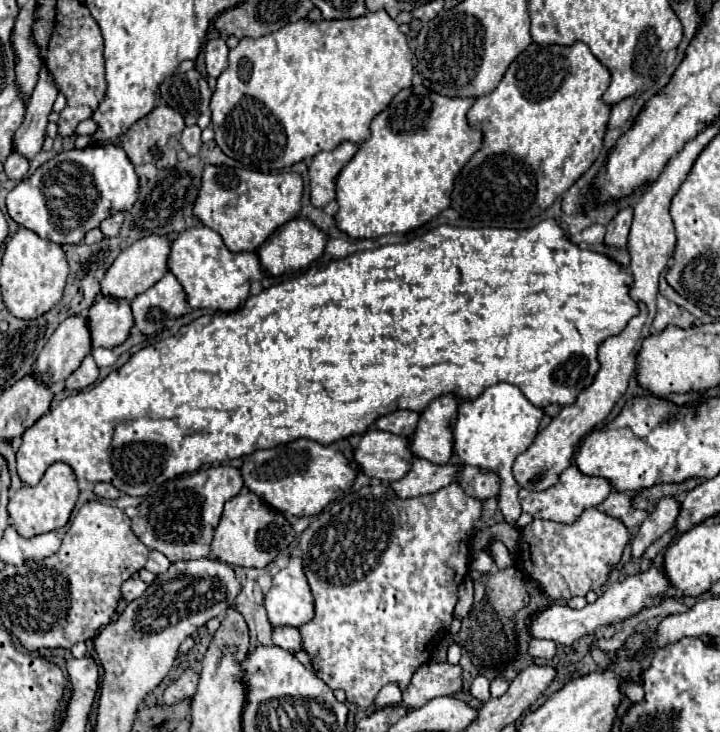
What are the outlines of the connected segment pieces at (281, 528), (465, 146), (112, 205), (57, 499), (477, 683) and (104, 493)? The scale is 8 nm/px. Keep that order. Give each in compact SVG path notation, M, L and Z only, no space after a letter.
M243 490L235 498L225 504L223 518L215 530L211 550L217 560L231 564L231 566L245 566L245 568L265 568L275 556L289 548L295 542L295 530L287 522L287 518L265 504L255 492Z
M425 86L401 90L391 104L373 118L371 138L359 144L357 154L341 170L337 178L339 212L335 216L339 230L351 238L379 238L391 232L409 232L435 218L441 210L449 208L451 192L457 174L469 158L481 148L483 134L467 122L467 110L473 98L441 96Z
M93 144L83 150L59 152L49 162L39 166L29 178L21 180L7 196L9 216L23 228L33 230L41 238L47 238L55 244L79 244L83 236L97 228L105 218L115 212L127 212L137 202L139 192L139 176L135 166L127 158L125 150L115 144Z
M55 462L47 468L45 476L41 478L41 482L37 486L21 486L13 494L13 498L9 500L7 512L11 516L13 528L23 538L33 538L33 536L39 536L43 532L63 528L69 522L69 516L71 516L71 510L75 508L77 496L79 496L77 480L75 480L71 466L67 466L63 462Z
M477 674L473 684L471 684L471 696L477 698L479 702L487 702L491 696L489 696L489 680L483 676L483 674Z
M101 482L101 484L95 484L93 492L95 492L99 498L119 498L119 496L121 496L121 492L119 492L115 486L111 486L111 484L105 484L105 482Z

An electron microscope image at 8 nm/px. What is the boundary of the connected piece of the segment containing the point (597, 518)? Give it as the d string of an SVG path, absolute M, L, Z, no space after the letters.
M587 508L573 524L551 520L533 520L527 524L521 532L515 564L529 578L537 580L551 600L569 600L571 596L585 596L589 590L601 588L609 572L619 564L627 542L629 532L621 520L597 508Z

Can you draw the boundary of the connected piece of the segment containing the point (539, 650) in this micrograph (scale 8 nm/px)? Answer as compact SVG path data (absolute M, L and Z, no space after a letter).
M531 640L527 652L537 660L551 660L555 656L555 648L557 644L551 640Z

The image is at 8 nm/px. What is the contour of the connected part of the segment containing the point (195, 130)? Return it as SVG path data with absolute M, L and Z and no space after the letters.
M187 126L185 130L183 130L183 134L181 134L181 144L183 144L183 148L185 148L185 152L189 154L189 156L195 156L195 154L199 154L199 150L201 150L201 128L199 126Z

